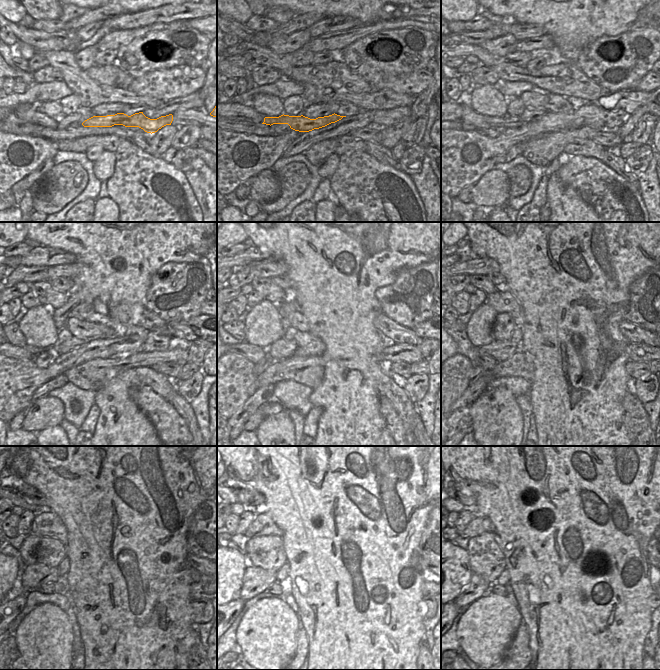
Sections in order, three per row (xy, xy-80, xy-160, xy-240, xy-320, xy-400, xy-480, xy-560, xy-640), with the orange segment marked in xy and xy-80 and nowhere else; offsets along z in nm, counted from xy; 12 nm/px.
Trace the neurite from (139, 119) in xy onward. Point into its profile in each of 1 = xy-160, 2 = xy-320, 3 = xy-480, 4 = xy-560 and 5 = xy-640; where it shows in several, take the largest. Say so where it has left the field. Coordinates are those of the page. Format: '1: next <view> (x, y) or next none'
1: next xy-160 (481, 122)
2: next xy-320 (237, 328)
3: next none
4: next none
5: next none

